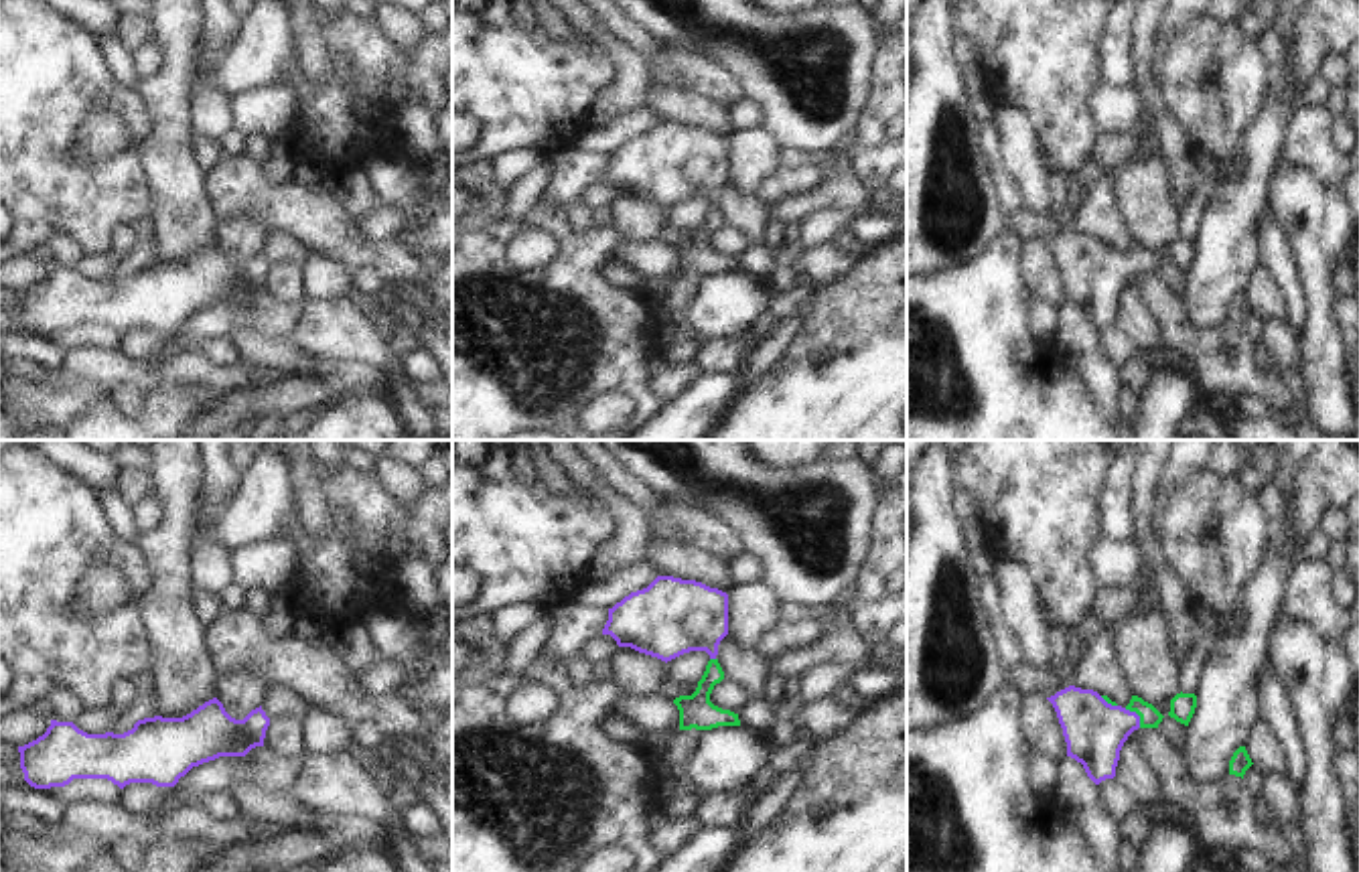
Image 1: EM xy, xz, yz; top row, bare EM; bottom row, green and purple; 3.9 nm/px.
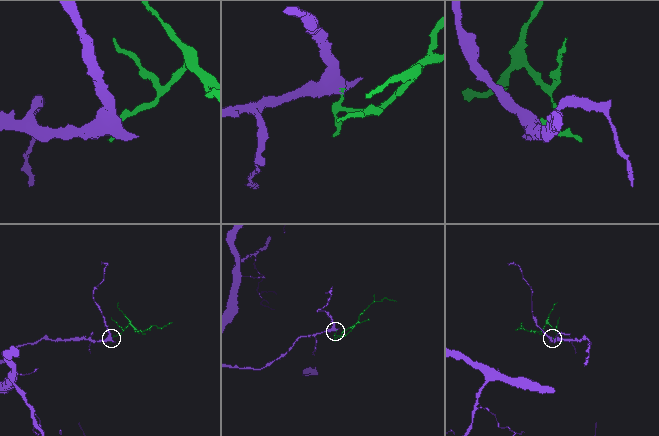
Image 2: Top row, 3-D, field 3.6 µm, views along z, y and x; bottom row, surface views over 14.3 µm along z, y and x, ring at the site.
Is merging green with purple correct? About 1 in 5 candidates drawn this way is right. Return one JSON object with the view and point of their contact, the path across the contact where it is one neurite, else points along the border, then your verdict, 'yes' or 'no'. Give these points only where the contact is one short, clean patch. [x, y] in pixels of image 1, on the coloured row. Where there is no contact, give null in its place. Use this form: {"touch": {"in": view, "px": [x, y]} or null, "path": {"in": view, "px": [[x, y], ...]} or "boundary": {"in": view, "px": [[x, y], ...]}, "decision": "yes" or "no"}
{"touch": {"in": "yz", "px": [1136, 712]}, "path": {"in": "yz", "px": [[1149, 714], [1136, 712], [1126, 720], [1094, 731]]}, "decision": "yes"}

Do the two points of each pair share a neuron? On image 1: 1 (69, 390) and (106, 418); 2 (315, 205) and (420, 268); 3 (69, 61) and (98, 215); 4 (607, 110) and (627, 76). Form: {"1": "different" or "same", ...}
{"1": "different", "2": "same", "3": "same", "4": "same"}

